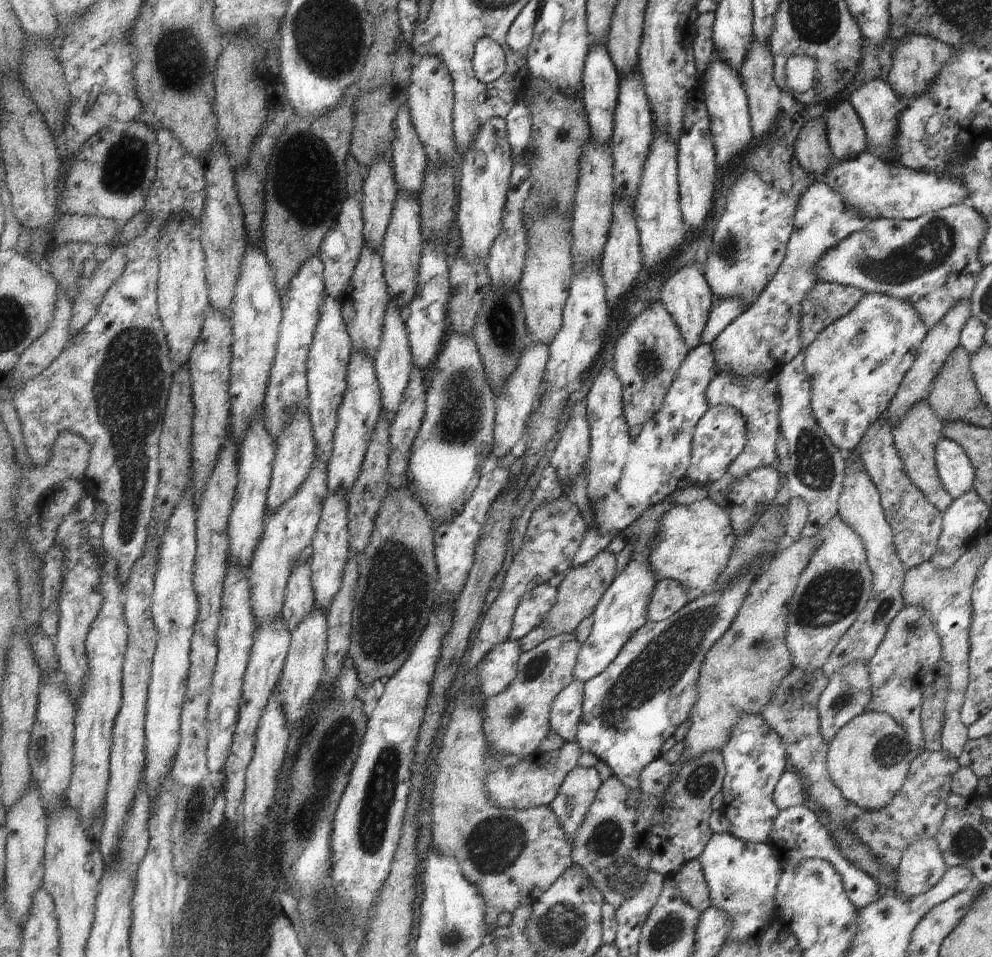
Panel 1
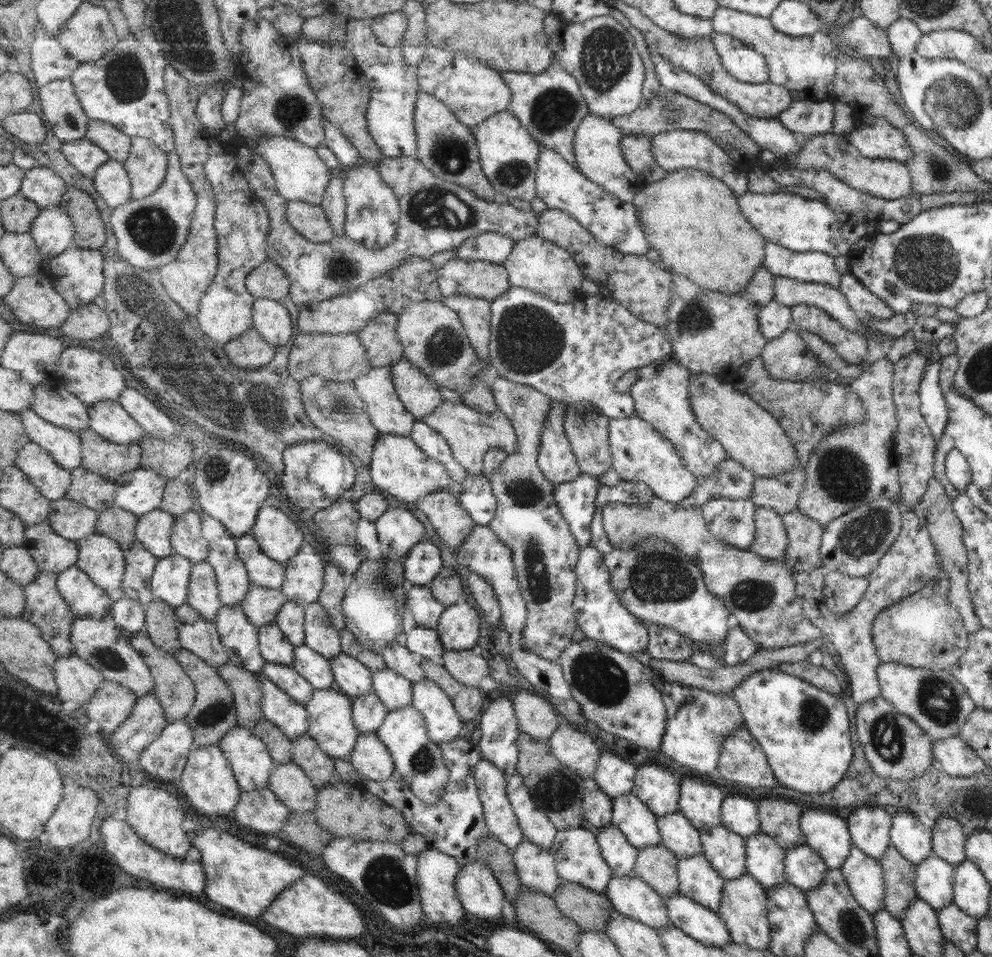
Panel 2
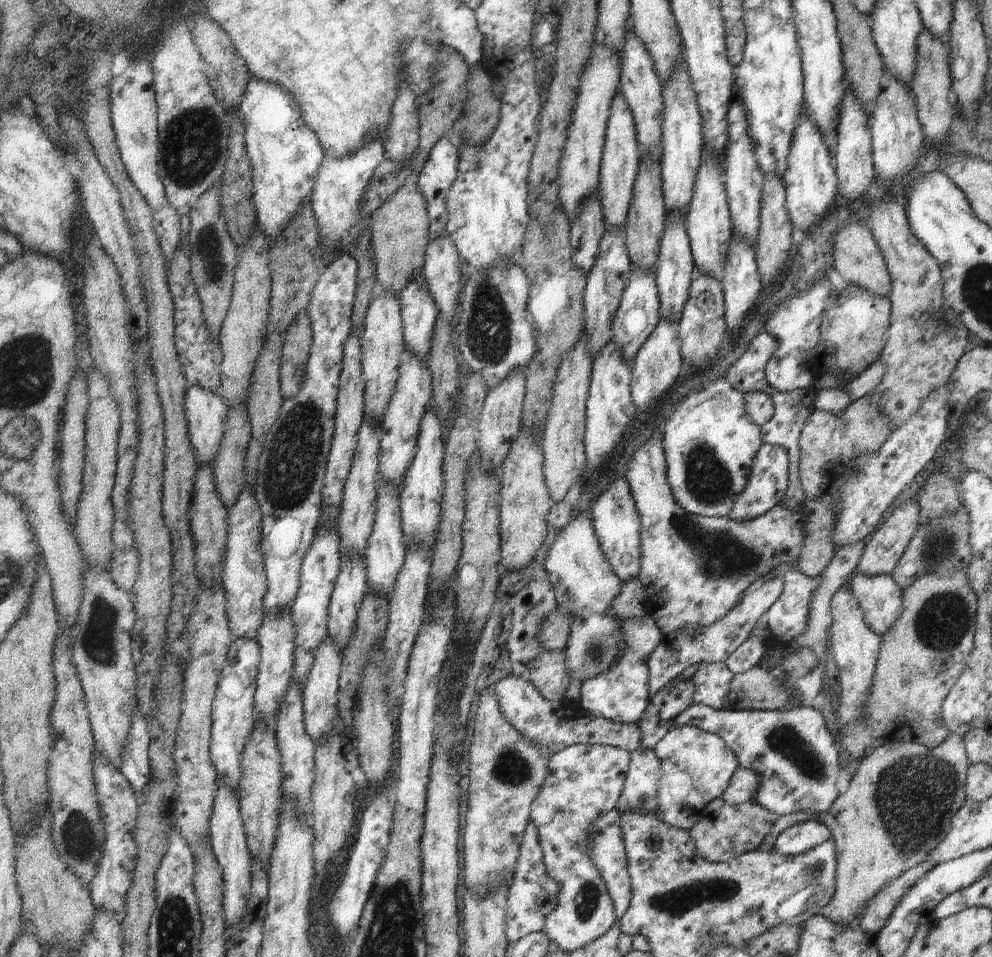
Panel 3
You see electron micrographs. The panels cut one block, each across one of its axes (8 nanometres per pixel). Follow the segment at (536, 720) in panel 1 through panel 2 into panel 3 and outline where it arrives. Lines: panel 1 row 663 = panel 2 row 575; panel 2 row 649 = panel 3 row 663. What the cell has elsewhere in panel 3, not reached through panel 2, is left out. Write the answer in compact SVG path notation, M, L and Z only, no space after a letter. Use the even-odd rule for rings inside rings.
M545 651L539 660L525 665L530 672L530 680L551 702L562 702L572 678L567 670L567 658L563 651Z

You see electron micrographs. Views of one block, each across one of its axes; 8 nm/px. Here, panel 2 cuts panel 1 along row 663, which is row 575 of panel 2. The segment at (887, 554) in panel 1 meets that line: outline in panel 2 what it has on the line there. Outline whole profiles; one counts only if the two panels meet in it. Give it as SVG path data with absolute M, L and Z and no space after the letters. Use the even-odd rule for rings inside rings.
M828 571L822 576L822 596L825 607L836 617L843 617L861 600L867 590L867 576L851 577L845 573Z

